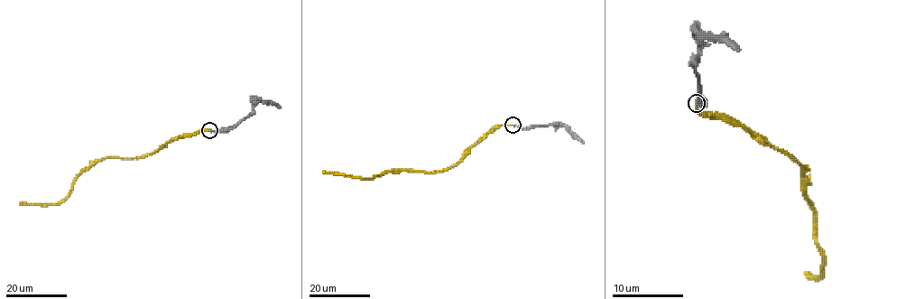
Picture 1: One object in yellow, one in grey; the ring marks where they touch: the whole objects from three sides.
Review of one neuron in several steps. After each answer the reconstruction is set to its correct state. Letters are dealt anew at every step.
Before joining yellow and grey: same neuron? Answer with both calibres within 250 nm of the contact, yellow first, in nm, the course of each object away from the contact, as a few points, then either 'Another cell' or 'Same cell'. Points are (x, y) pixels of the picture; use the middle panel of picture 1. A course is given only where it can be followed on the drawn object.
Thickness 320 nm (yellow) against 320 nm. Course of yellow: (512, 125), (492, 127), (457, 163), (439, 171), (386, 171), (371, 178), (323, 171). Course of grey: (512, 125), (531, 127), (550, 125), (567, 126), (583, 143). Same cell

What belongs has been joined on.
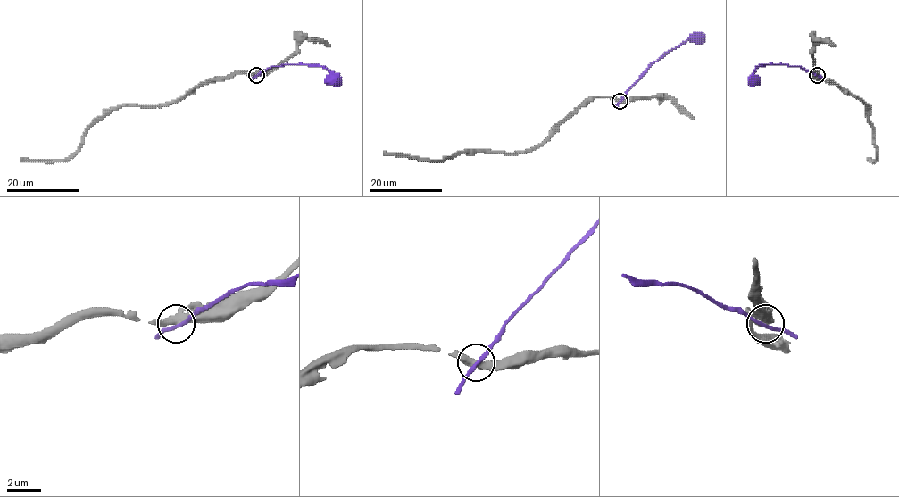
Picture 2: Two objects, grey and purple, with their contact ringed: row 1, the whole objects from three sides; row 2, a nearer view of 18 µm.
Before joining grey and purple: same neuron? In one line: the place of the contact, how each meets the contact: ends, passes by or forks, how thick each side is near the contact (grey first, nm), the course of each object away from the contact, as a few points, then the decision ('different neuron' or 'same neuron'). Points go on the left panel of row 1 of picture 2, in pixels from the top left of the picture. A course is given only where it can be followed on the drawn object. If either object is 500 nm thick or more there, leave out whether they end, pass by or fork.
place (256, 75); grey passes by; purple passes by; calibres 400 and 200 nm; course grey (256, 75), (233, 73), (203, 82), (159, 106), (111, 108), (67, 158), (20, 158); course purple (256, 75), (271, 66), (304, 63), (326, 67), (336, 79); different neuron

